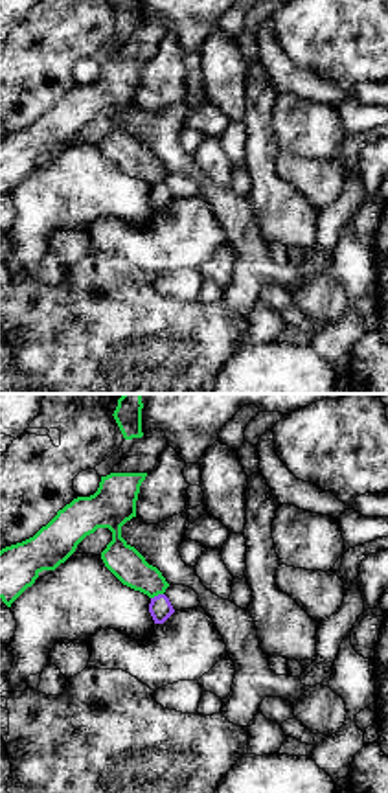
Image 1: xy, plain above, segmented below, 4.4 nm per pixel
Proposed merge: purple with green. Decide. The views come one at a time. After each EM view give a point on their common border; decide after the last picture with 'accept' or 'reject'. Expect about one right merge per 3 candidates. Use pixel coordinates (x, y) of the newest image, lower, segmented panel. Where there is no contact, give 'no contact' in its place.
(159, 595)

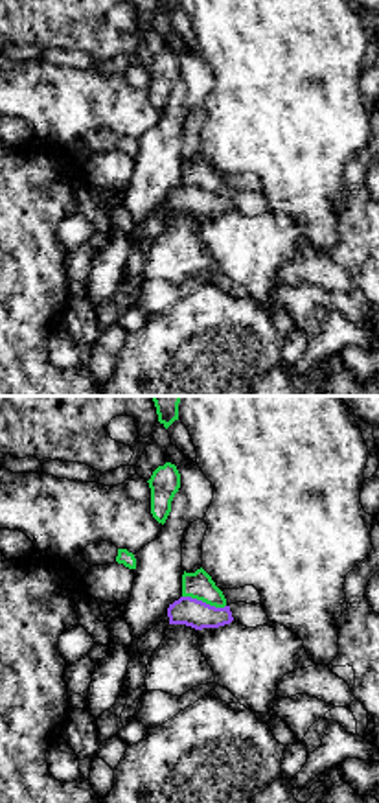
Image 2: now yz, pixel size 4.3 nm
(205, 603)

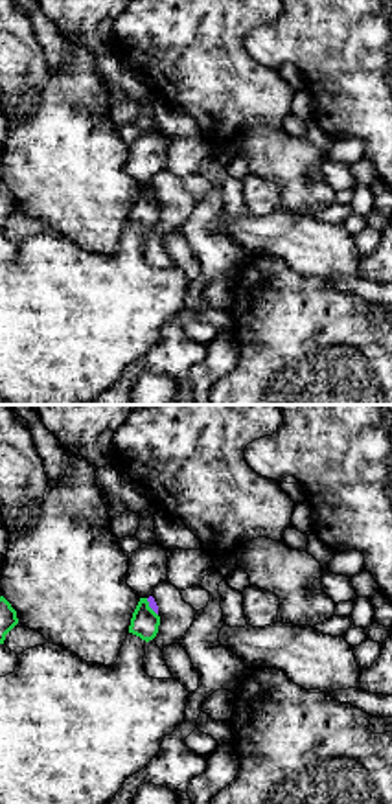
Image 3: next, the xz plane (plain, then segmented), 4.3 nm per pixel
(149, 606)

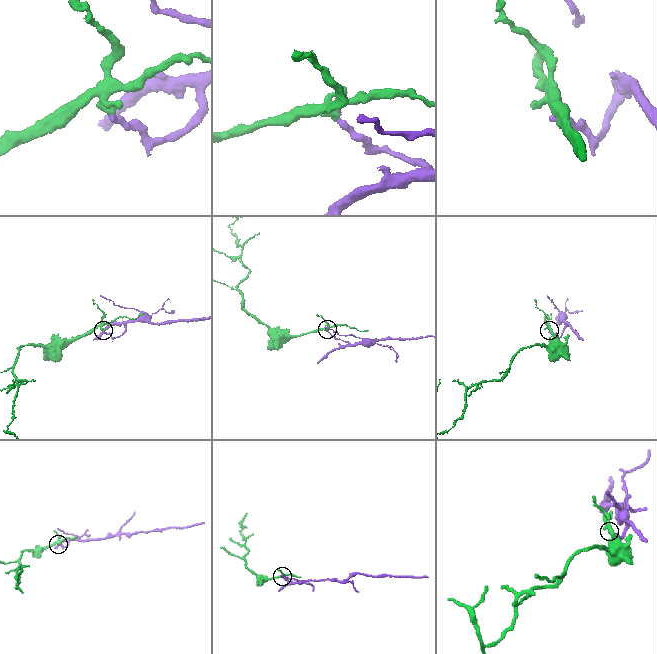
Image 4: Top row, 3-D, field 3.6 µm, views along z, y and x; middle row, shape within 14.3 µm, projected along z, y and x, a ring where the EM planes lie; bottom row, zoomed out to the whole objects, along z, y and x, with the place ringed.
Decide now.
reject

